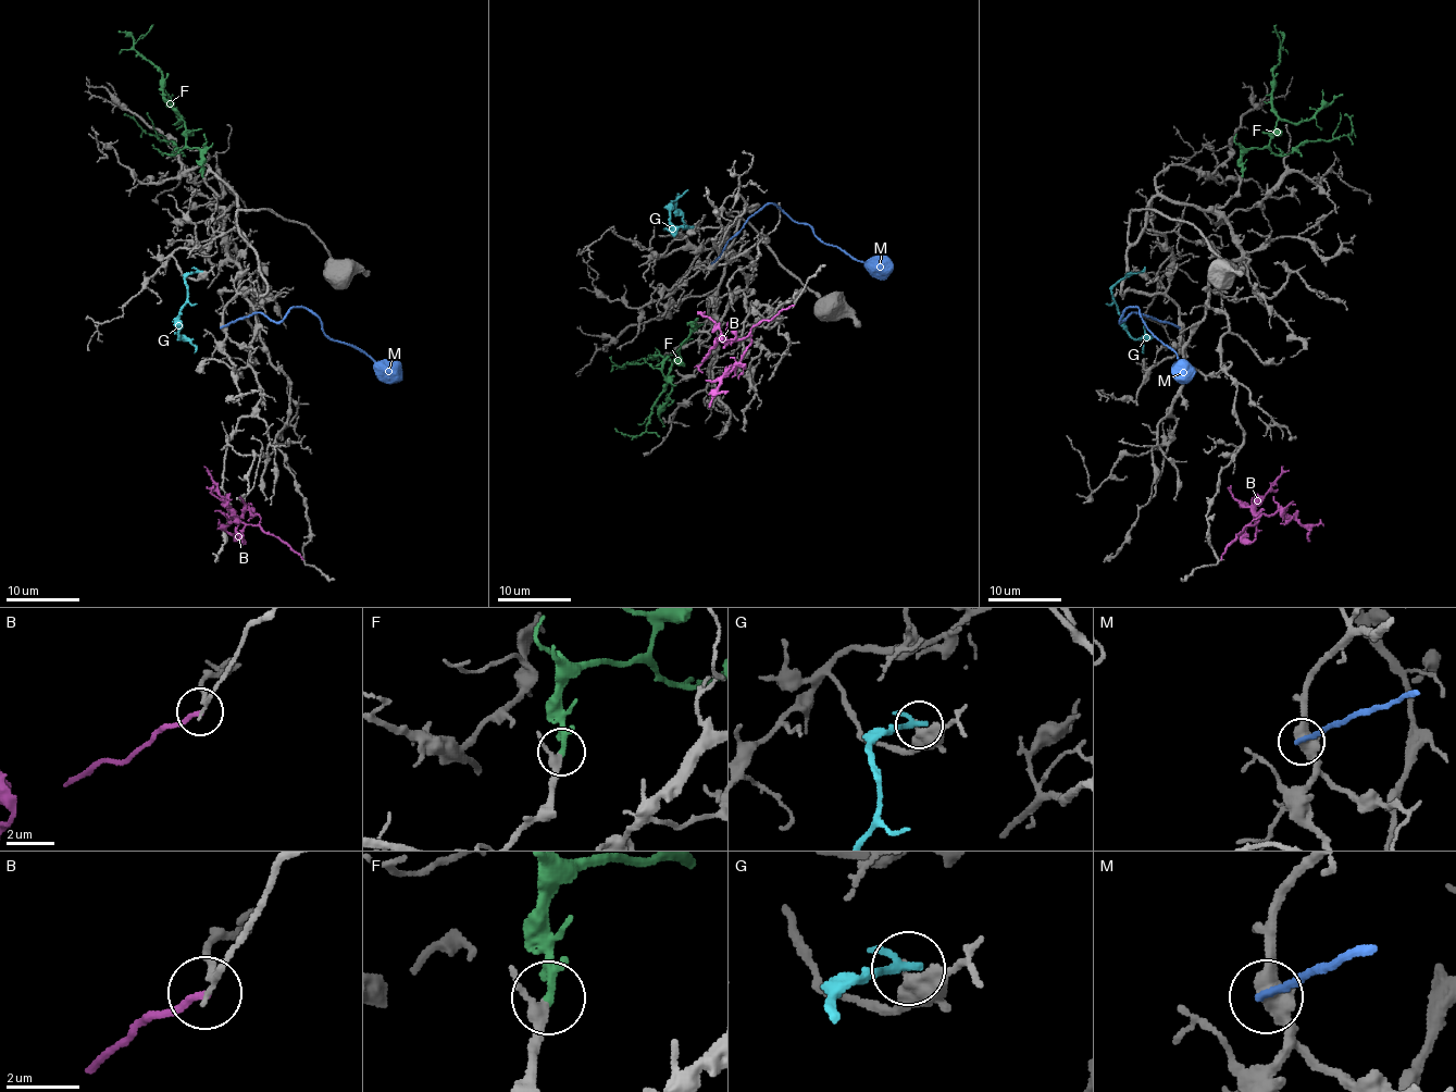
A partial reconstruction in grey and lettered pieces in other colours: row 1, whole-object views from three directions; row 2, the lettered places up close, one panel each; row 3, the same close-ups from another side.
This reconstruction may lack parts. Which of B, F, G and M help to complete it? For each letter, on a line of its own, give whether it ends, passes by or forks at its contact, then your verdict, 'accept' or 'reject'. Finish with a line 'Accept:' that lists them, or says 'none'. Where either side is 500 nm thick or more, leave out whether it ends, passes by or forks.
B: it ends | reject
F: it ends | accept
G: it ends | reject
M: reject
Accept: F

